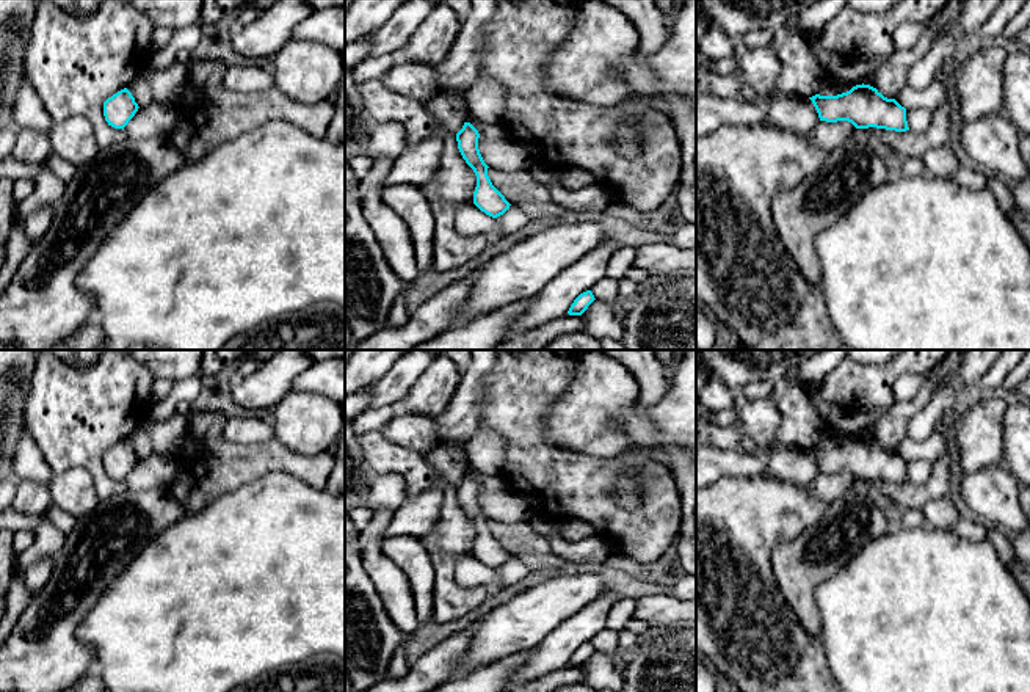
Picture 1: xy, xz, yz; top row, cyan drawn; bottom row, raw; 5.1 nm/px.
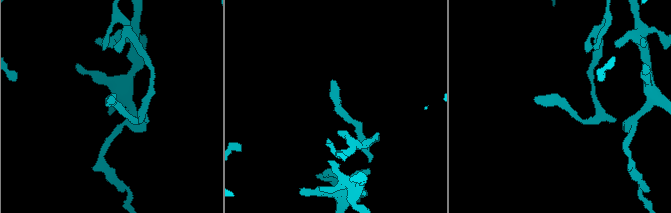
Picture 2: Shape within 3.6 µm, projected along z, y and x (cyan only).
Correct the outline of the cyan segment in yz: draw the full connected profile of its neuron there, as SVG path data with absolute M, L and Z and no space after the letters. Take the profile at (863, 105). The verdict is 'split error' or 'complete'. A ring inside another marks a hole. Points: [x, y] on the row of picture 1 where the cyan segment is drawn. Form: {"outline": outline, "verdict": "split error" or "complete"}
{"outline": "M856 85L850 91L837 96L809 97L818 113L820 121L848 121L856 129L886 129L895 132L909 130L906 108L895 99L884 97L870 85Z", "verdict": "complete"}

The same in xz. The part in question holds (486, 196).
{"outline": "M464 122L462 129L456 133L458 149L477 176L473 204L486 215L497 218L503 215L511 204L492 185L488 176L489 166L484 163L478 149L478 138L480 133L470 122Z", "verdict": "complete"}

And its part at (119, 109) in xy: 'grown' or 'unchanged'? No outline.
unchanged

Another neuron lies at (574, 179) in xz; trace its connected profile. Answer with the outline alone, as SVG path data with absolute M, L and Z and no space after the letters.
M563 168L555 171L555 179L568 190L577 191L585 187L600 184L589 171L578 168Z

